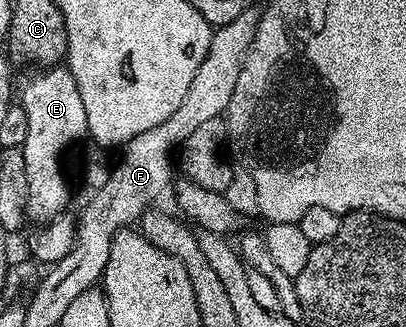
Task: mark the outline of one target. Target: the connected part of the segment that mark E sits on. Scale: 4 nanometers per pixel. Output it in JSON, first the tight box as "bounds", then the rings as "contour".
{"bounds":[20,65,87,221],"contour":[[[55,65],[35,70],[35,72],[35,75],[22,87],[20,105],[28,117],[28,133],[24,137],[20,150],[24,157],[24,169],[28,181],[26,210],[29,218],[38,219],[36,221],[49,221],[57,218],[69,208],[66,206],[70,203],[70,183],[62,172],[62,154],[73,139],[87,134],[86,118],[84,117],[84,100],[80,97],[80,89],[76,89],[76,81],[69,69],[62,65]]]}

